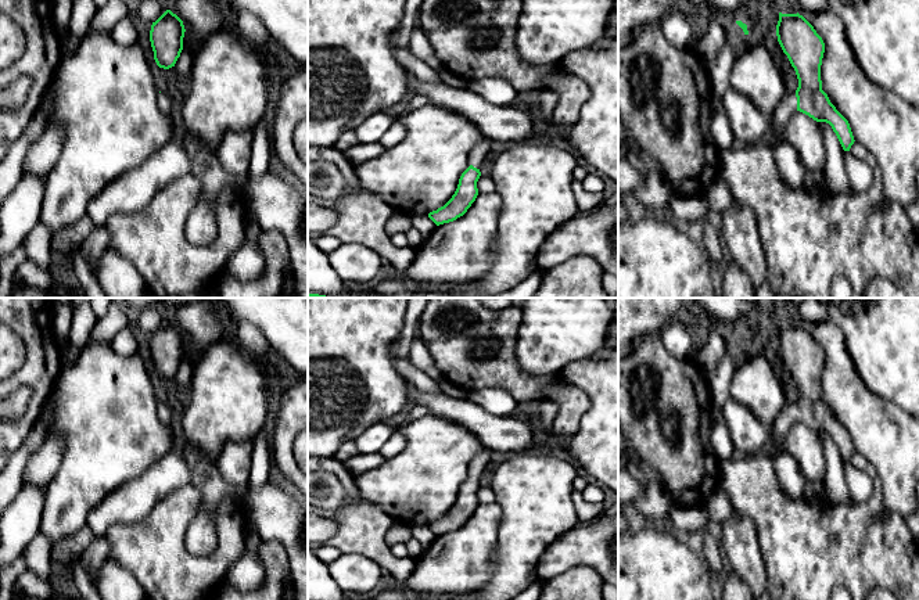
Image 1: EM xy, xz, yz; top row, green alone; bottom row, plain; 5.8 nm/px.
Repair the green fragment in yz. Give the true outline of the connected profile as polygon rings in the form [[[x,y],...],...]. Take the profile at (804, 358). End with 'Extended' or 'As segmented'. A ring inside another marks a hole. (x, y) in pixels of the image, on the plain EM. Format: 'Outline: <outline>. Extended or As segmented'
Outline: [[[779,323],[776,346],[796,381],[798,398],[794,403],[787,403],[778,414],[769,434],[768,453],[772,456],[780,452],[782,441],[790,427],[800,421],[816,432],[829,434],[843,460],[850,461],[855,452],[850,434],[822,400],[821,376],[825,363],[822,348],[798,323]]]. Extended

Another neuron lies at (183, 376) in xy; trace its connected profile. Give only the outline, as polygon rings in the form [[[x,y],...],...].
[[[182,360],[180,367],[175,374],[175,381],[180,389],[186,389],[191,385],[193,366],[189,360]]]

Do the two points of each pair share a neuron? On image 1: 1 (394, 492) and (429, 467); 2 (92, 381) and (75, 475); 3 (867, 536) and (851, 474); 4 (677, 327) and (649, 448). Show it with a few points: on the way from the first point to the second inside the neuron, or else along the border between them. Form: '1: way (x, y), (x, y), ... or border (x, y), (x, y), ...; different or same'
1: way (402, 488), (408, 488), (420, 475); same
2: way (92, 405), (92, 452); same
3: border (858, 469), (872, 484), (872, 495), (865, 503); different
4: border (660, 333), (663, 345), (671, 354), (693, 359); different

